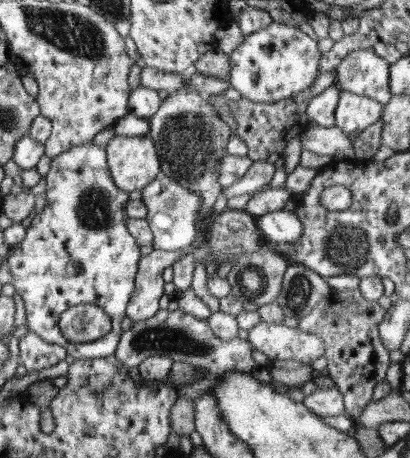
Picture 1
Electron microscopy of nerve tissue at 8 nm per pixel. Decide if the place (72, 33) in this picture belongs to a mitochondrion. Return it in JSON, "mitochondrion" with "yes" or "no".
{"mitochondrion":"yes"}

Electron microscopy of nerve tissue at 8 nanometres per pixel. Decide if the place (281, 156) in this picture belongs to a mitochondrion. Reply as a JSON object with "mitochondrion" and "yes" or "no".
{"mitochondrion":"no"}

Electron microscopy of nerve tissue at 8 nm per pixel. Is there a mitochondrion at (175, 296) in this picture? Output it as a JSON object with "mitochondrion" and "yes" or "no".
{"mitochondrion":"no"}

